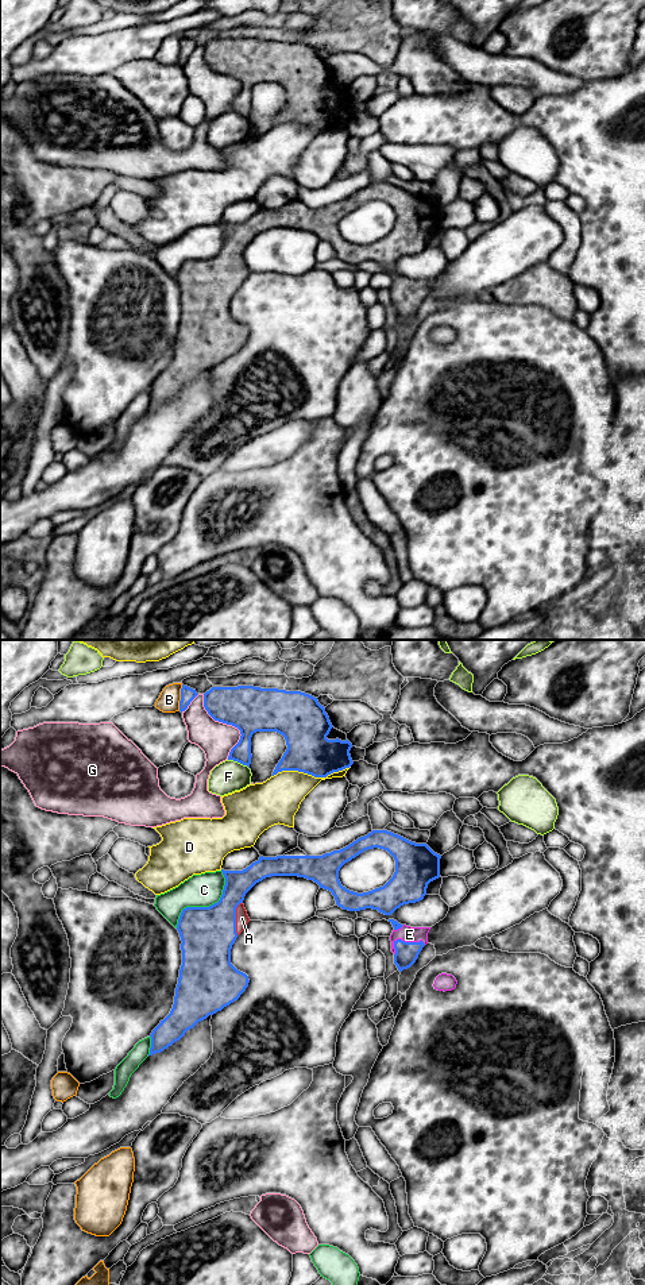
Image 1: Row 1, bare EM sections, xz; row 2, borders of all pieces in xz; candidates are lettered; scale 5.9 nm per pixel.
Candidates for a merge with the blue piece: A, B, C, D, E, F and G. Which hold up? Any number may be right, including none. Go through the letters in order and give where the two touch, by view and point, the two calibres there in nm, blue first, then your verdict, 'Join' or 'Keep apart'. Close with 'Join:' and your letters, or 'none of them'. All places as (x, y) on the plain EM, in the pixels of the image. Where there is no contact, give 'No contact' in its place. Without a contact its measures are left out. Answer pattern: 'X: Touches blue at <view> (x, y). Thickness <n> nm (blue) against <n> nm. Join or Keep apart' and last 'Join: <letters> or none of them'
A: Touches blue at xz (235, 270). Thickness 320 nm (blue) against 80 nm. Join
B: Touches blue at xz (181, 50). Thickness 90 nm (blue) against 130 nm. Keep apart
C: Touches blue at xz (205, 259). Thickness 320 nm (blue) against 200 nm. Keep apart
D: Touches blue at xz (311, 126). Thickness 260 nm (blue) against 260 nm. Keep apart
E: Touches blue at xz (404, 293). Thickness 140 nm (blue) against 100 nm. Join
F: Touches blue at xz (239, 114). Thickness 160 nm (blue) against 190 nm. Keep apart
G: Touches blue at xz (228, 76). Thickness 280 nm (blue) against 200 nm. Keep apart
Join: A, E

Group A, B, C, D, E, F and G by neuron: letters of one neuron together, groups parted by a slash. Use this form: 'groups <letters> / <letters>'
groups A E / B / C / D / F / G

